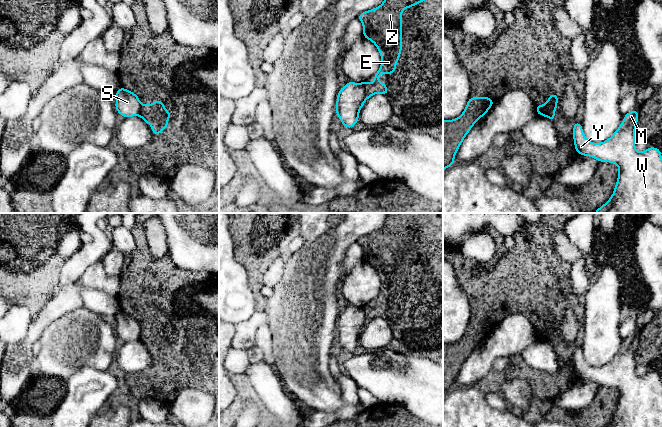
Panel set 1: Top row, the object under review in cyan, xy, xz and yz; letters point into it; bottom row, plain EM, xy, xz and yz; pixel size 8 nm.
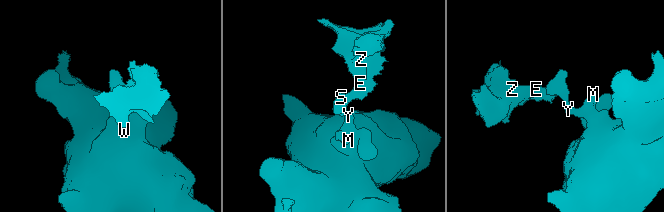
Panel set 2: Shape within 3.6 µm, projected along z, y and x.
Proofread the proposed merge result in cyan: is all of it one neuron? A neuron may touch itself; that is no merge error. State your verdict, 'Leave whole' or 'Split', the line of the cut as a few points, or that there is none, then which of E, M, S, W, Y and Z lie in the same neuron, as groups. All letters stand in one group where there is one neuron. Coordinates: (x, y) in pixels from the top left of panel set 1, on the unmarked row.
Split. Split along yz (542, 332), (553, 332), (555, 334). Groups: E Z / M S W Y

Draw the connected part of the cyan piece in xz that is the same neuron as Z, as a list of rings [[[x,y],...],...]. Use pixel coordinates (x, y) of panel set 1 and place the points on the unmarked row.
[[[387,213],[385,224],[380,230],[358,239],[357,242],[363,248],[363,261],[373,266],[381,279],[381,290],[373,300],[373,308],[370,309],[368,304],[361,307],[366,324],[377,317],[388,319],[388,311],[377,303],[381,298],[396,296],[396,287],[402,276],[402,234],[420,228],[423,224],[433,224],[437,217],[438,213]]]

